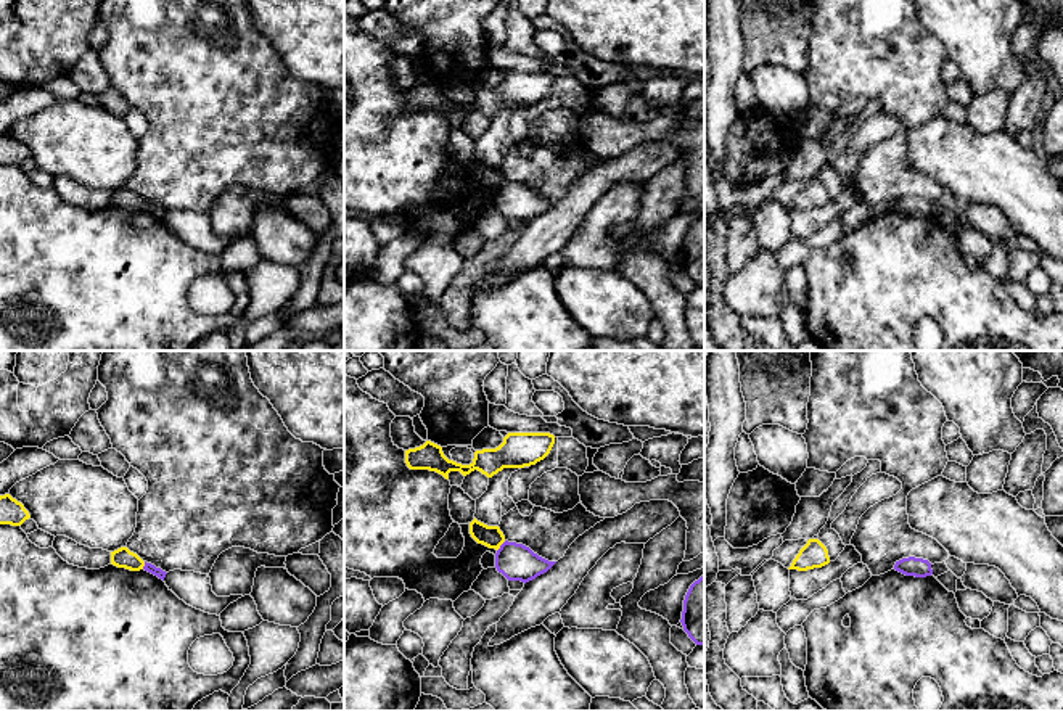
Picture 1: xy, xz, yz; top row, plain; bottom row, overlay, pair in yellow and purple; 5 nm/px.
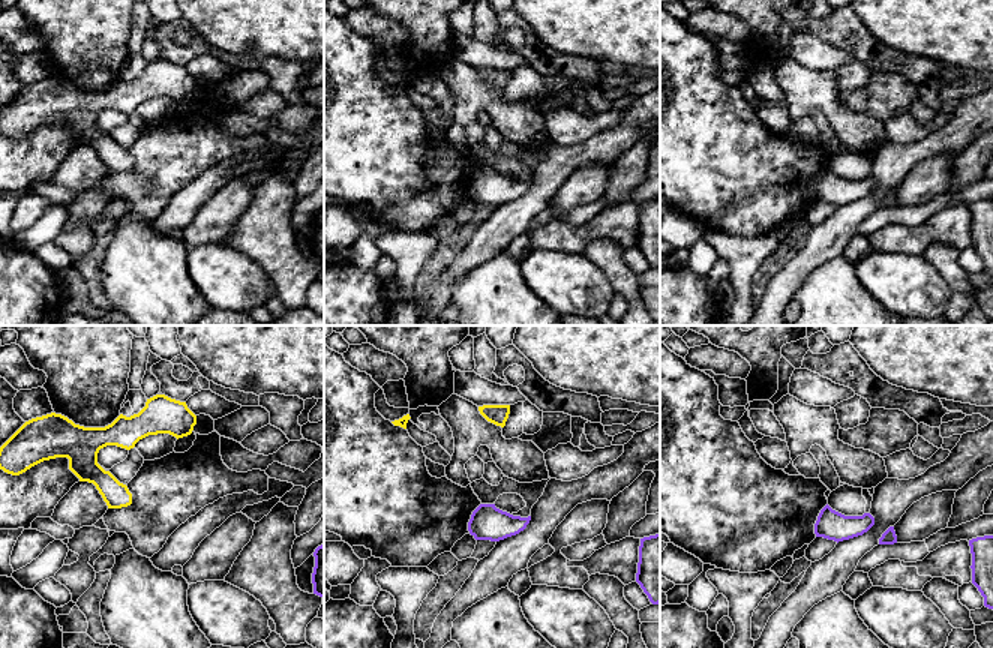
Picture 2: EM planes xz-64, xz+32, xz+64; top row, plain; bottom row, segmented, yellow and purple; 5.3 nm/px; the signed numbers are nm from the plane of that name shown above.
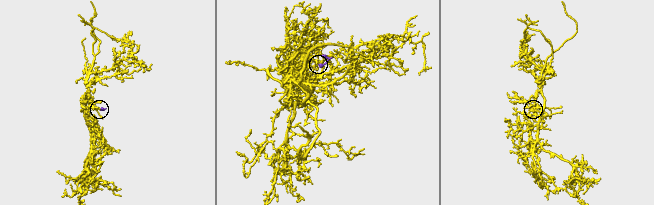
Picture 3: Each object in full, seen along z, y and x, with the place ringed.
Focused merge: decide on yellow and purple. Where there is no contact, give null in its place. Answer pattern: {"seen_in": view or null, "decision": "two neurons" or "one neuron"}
{"seen_in": "xz", "decision": "two neurons"}

